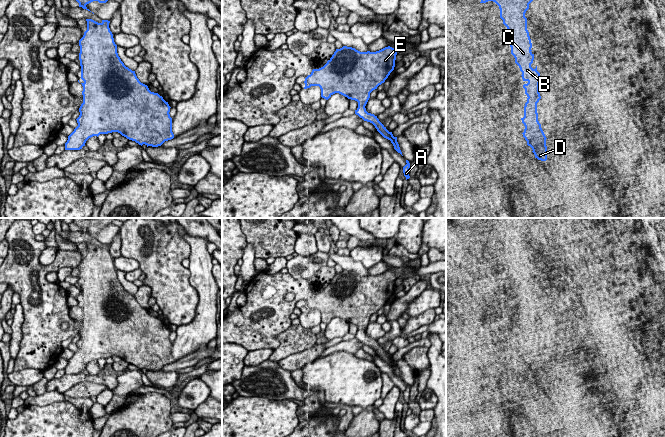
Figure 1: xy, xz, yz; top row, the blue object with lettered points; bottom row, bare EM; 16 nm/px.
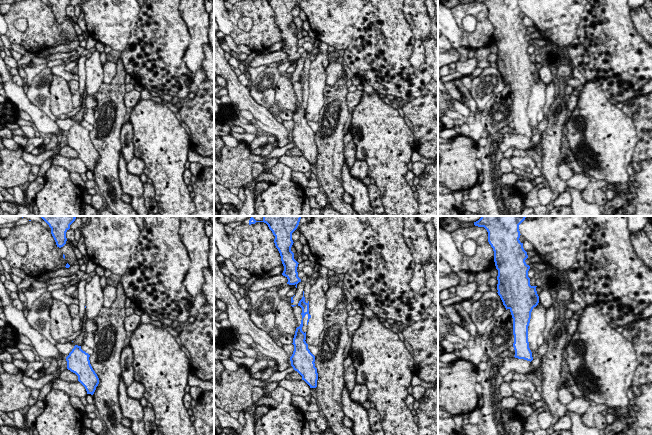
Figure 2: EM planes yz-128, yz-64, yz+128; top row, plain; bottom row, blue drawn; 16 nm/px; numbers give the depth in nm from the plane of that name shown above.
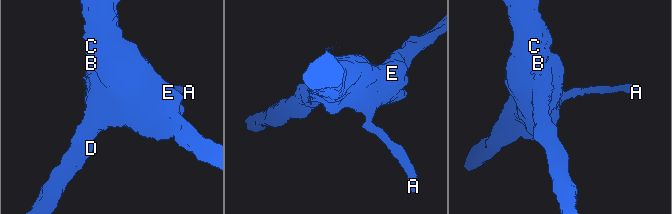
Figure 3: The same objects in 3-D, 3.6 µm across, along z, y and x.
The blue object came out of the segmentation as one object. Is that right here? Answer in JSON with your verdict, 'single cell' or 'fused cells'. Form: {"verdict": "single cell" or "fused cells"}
{"verdict": "single cell"}

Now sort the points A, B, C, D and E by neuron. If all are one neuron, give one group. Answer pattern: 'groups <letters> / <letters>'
groups A B C D E

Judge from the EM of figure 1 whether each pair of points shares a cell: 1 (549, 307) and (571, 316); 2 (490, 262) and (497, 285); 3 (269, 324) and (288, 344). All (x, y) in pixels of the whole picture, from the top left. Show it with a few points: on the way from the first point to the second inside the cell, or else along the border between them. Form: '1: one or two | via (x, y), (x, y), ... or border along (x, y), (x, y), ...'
1: two | border along (557, 312), (556, 333), (554, 335)
2: two | border along (495, 276), (499, 278), (510, 277)
3: two | border along (291, 324), (276, 337), (279, 345), (274, 350)

